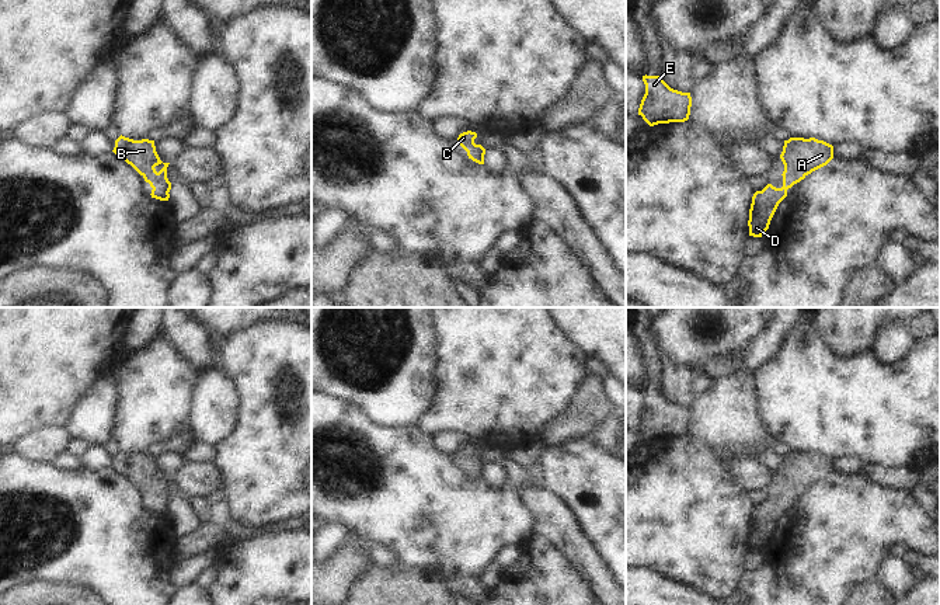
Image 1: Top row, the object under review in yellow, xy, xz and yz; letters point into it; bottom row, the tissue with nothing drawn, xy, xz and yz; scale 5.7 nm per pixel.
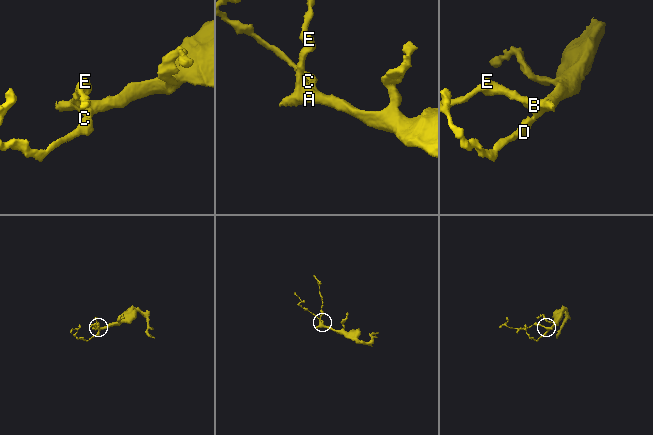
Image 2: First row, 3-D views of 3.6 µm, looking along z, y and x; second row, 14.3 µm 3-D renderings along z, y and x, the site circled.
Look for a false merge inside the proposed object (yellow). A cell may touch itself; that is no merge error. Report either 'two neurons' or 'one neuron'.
one neuron

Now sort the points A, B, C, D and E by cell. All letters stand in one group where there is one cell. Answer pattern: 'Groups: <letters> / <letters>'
Groups: A B C D E.

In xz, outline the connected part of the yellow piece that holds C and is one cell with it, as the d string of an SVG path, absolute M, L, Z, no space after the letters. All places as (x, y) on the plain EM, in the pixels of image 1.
M467 445L459 449L457 458L467 466L469 473L478 479L484 479L485 463L474 458L476 452L476 446Z

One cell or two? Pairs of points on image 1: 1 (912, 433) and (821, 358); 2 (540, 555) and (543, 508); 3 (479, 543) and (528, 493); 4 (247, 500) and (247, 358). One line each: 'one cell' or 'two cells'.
1: one cell
2: two cells
3: two cells
4: one cell

